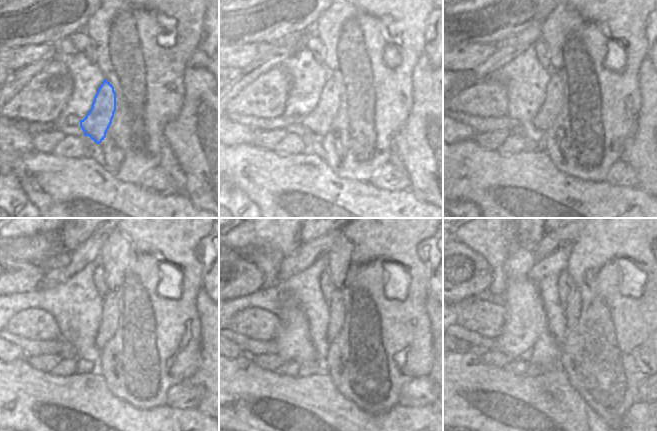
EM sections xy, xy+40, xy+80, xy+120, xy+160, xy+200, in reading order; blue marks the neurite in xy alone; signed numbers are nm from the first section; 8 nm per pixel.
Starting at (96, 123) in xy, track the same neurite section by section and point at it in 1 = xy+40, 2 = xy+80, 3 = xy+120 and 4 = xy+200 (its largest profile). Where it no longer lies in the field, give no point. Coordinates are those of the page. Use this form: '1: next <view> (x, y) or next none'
1: next xy+40 (318, 123)
2: next xy+80 (554, 100)
3: next xy+120 (110, 314)
4: next xy+200 (572, 308)

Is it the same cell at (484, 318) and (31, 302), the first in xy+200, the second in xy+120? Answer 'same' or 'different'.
different

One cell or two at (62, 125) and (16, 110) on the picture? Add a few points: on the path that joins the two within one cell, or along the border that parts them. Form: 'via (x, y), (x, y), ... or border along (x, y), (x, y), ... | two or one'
border along (67, 102), (54, 122) | two

